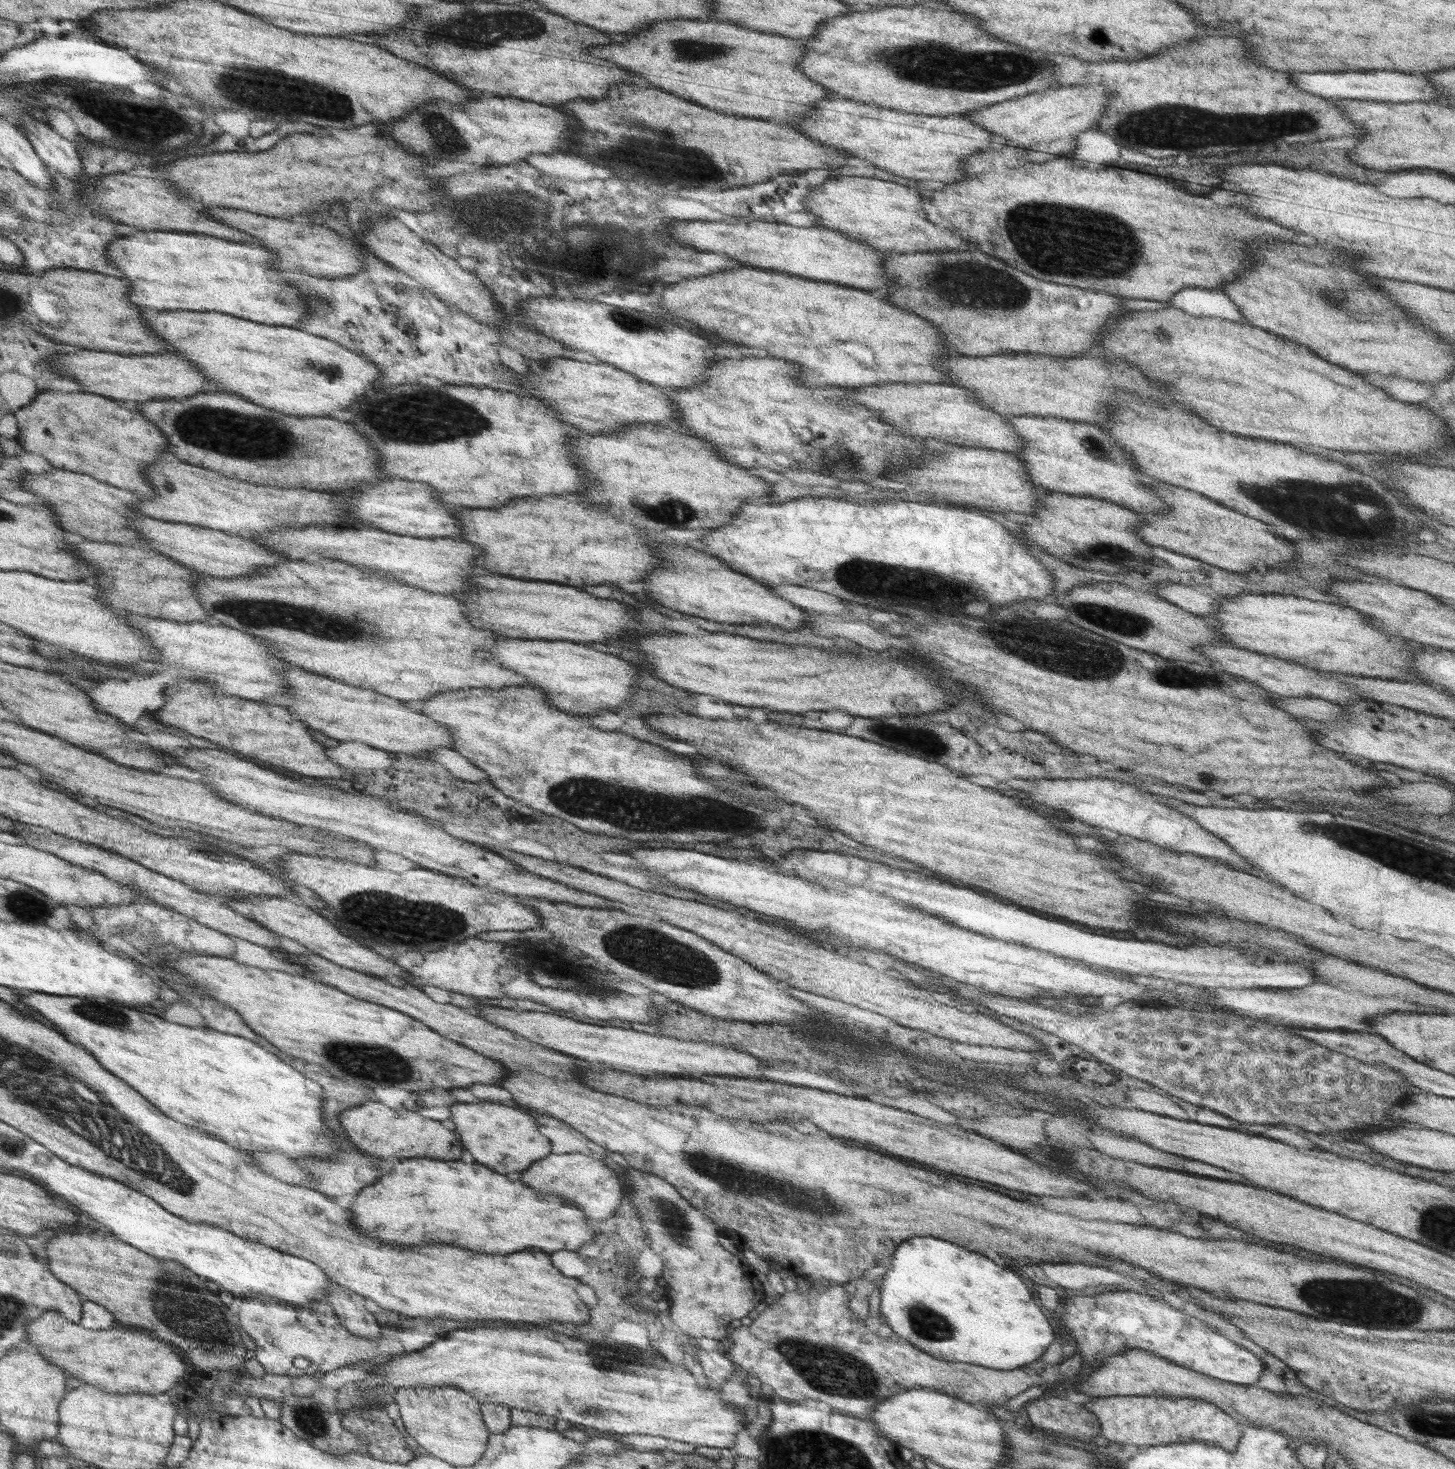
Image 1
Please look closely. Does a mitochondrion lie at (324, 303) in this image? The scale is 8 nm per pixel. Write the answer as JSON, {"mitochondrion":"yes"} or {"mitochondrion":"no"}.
{"mitochondrion":"yes"}

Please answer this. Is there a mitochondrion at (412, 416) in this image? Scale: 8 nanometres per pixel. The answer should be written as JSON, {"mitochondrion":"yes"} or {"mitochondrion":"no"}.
{"mitochondrion":"yes"}

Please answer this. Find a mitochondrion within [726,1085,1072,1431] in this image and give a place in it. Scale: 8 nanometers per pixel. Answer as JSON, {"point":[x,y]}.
{"point":[832,1371]}

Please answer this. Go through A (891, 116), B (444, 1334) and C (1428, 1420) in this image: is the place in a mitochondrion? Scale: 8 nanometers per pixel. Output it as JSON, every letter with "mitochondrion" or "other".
{"A":"other","B":"other","C":"mitochondrion"}

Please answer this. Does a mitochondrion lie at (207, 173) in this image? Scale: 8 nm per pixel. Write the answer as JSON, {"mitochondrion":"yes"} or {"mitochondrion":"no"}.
{"mitochondrion":"no"}

